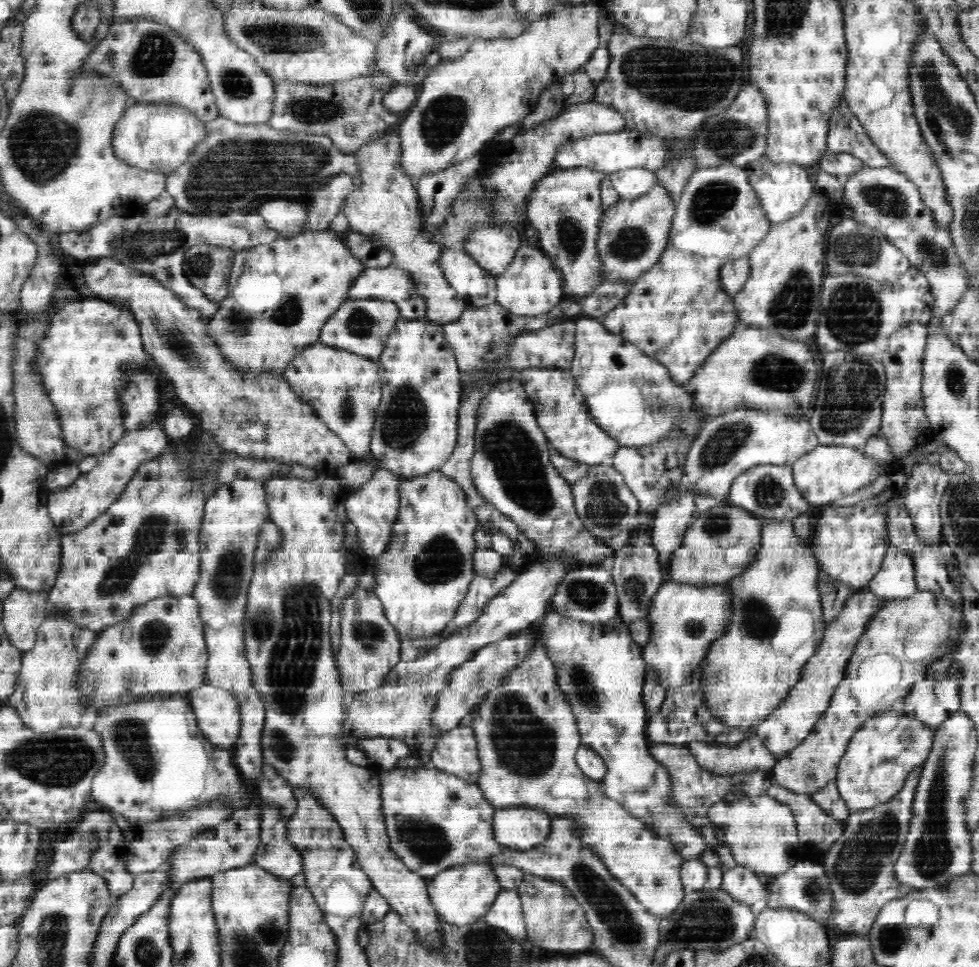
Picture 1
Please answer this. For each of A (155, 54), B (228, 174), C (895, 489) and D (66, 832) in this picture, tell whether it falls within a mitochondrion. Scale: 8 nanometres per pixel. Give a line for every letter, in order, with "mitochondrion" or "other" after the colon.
A: mitochondrion
B: mitochondrion
C: other
D: other

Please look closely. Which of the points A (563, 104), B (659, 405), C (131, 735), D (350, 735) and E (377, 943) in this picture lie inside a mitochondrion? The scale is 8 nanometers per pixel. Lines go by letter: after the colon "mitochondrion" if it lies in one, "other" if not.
A: other
B: mitochondrion
C: mitochondrion
D: other
E: other

